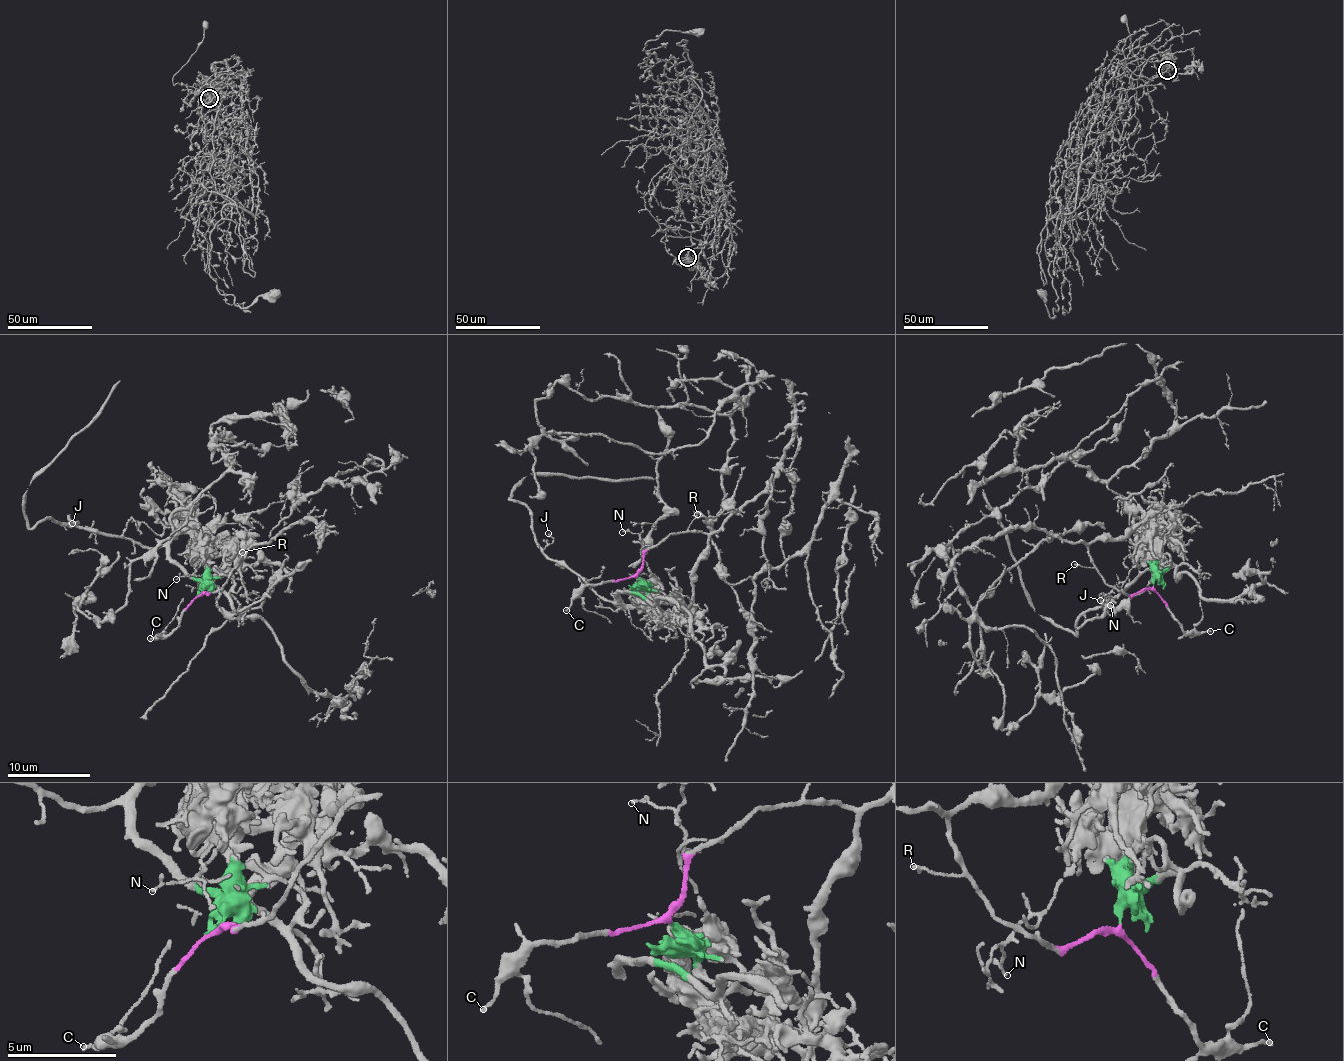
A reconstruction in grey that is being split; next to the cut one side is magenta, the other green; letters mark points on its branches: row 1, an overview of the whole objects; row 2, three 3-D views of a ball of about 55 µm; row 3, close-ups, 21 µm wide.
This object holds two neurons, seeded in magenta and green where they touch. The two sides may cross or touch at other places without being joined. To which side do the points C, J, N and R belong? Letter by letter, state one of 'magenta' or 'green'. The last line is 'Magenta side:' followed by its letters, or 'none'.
C: magenta
J: green
N: green
R: magenta
Magenta side: C, R

